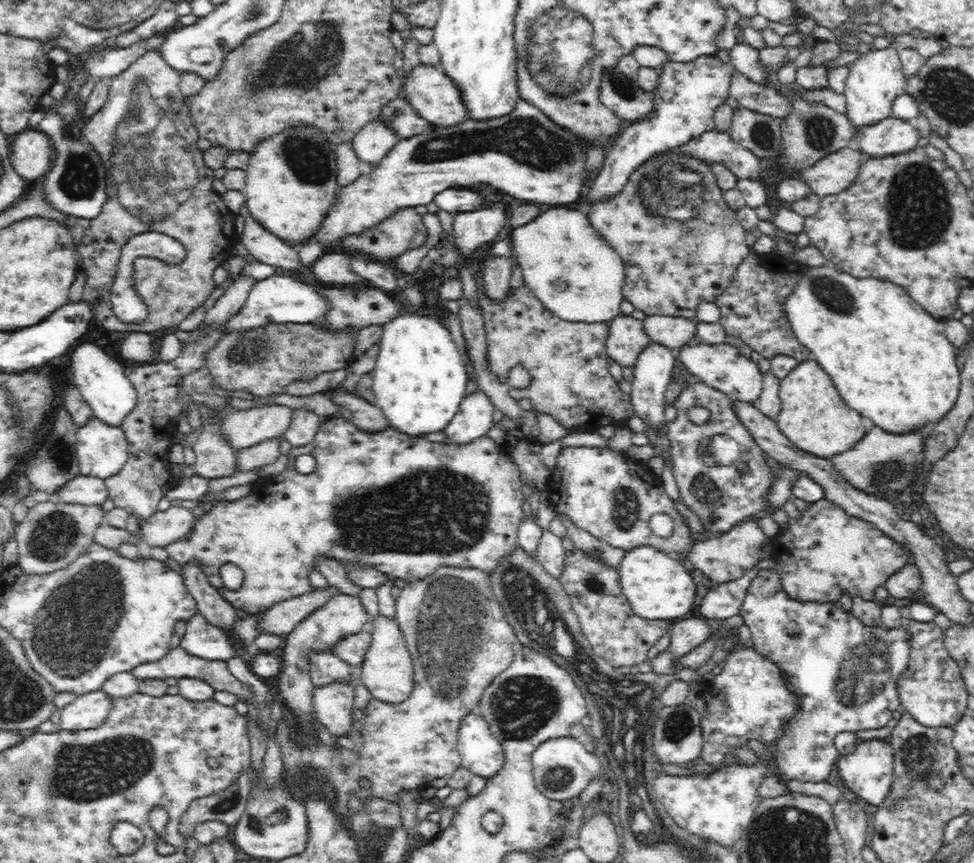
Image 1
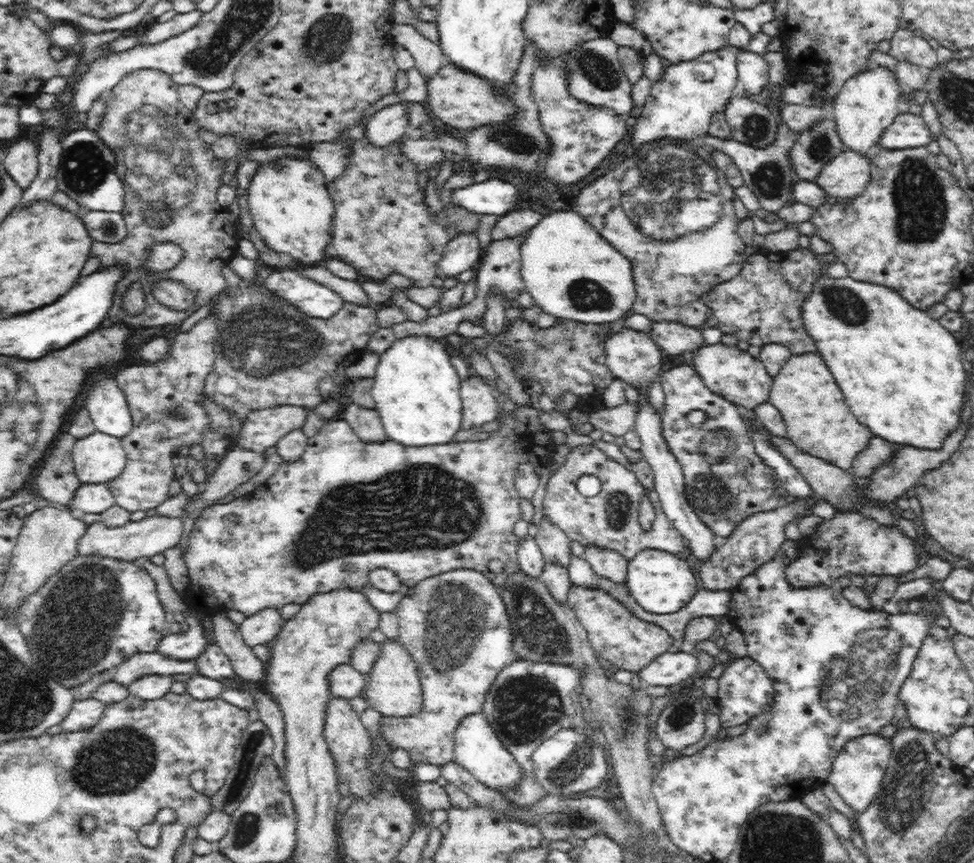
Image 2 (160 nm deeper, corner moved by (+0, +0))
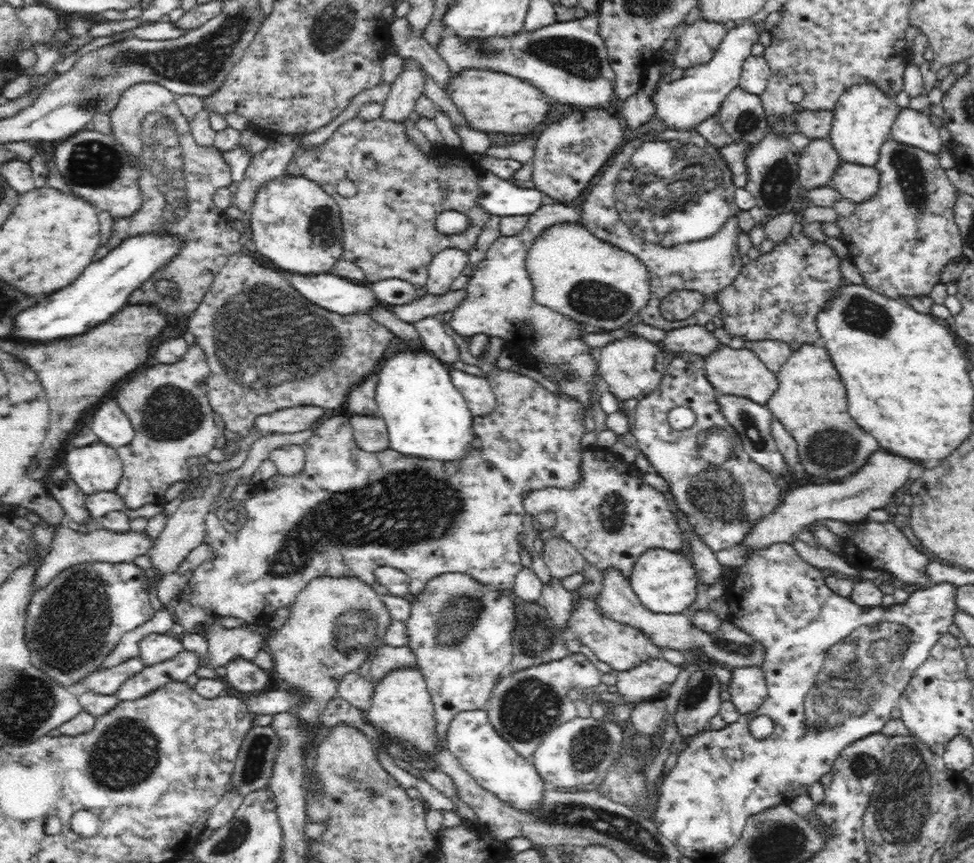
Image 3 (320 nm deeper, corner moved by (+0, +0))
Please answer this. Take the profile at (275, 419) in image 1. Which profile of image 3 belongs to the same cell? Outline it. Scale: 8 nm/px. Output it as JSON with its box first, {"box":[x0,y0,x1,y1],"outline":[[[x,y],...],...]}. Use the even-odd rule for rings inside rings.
{"box":[255,406,324,435],"outline":[[[299,406],[278,409],[276,412],[266,413],[255,418],[255,427],[266,432],[277,432],[278,435],[302,431],[312,431],[314,422],[321,421],[324,408],[317,406]]]}

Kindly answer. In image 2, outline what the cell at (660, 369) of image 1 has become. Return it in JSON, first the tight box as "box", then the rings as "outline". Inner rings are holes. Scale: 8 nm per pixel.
{"box":[635,391,715,562],"outline":[[[647,391],[641,392],[639,403],[639,411],[635,418],[635,428],[639,439],[641,440],[642,458],[648,462],[654,474],[654,492],[658,493],[661,507],[666,513],[670,524],[673,528],[680,532],[680,535],[688,541],[688,545],[692,554],[701,562],[707,561],[711,554],[715,551],[713,531],[702,523],[700,517],[694,512],[694,509],[688,502],[685,495],[685,482],[683,470],[678,461],[674,460],[664,437],[662,437],[662,429],[660,429],[660,415],[658,411],[653,410],[652,406],[645,400]]]}

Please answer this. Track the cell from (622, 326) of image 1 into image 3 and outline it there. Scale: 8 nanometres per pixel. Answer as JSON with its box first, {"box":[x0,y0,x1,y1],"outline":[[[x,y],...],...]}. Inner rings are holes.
{"box":[597,337,664,401],"outline":[[[628,337],[616,340],[597,350],[598,372],[606,384],[608,392],[618,401],[626,401],[638,396],[646,397],[659,388],[664,376],[664,353],[658,346],[644,337]]]}

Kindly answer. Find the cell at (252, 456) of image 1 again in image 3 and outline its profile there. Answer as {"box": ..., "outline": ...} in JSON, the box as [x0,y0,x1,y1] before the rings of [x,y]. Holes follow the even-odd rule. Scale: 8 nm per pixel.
{"box":[144,475,222,591],"outline":[[[216,475],[216,478],[209,481],[210,485],[204,496],[182,501],[175,514],[168,517],[164,530],[158,534],[158,538],[146,550],[145,555],[151,562],[151,567],[144,570],[145,576],[148,576],[149,591],[153,588],[156,590],[156,584],[160,578],[171,572],[176,572],[178,565],[190,554],[190,551],[205,542],[206,515],[210,511],[212,502],[216,500],[216,496],[220,494],[220,478],[222,478],[222,475]]]}

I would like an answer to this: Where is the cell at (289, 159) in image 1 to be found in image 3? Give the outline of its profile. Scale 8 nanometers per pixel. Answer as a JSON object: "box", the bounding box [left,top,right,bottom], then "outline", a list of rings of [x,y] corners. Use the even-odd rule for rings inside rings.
{"box":[251,175,343,276],"outline":[[[282,175],[259,189],[251,206],[253,250],[269,259],[286,275],[314,276],[331,273],[343,254],[343,224],[339,204],[329,193],[303,176]]]}

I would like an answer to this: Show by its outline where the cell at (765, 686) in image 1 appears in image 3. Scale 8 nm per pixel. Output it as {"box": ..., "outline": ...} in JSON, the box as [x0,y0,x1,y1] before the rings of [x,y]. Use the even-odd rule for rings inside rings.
{"box":[728,666,768,715],"outline":[[[755,666],[733,669],[728,692],[741,715],[760,708],[768,694],[763,670]]]}

